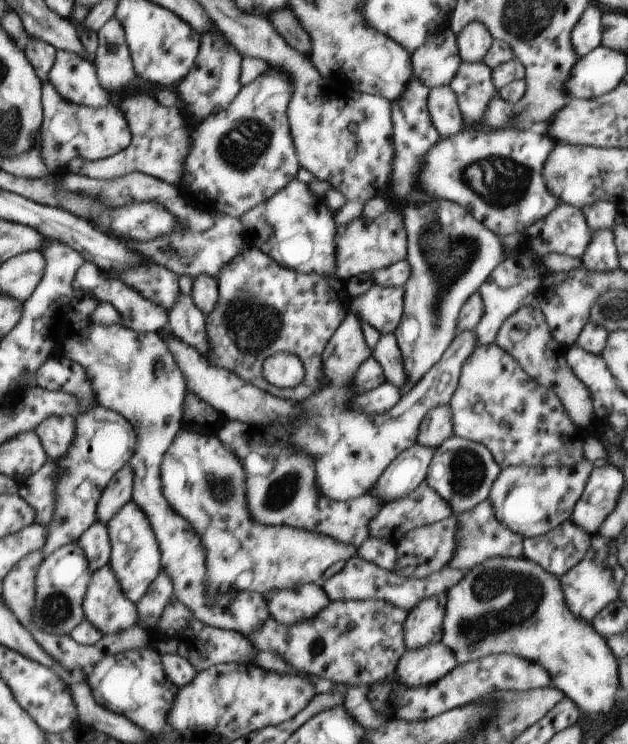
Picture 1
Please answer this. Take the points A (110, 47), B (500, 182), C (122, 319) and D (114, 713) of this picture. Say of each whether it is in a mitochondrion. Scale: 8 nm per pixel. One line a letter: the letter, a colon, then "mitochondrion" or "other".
A: other
B: mitochondrion
C: other
D: other

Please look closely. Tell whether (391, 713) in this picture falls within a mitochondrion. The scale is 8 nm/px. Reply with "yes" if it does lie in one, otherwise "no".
no

